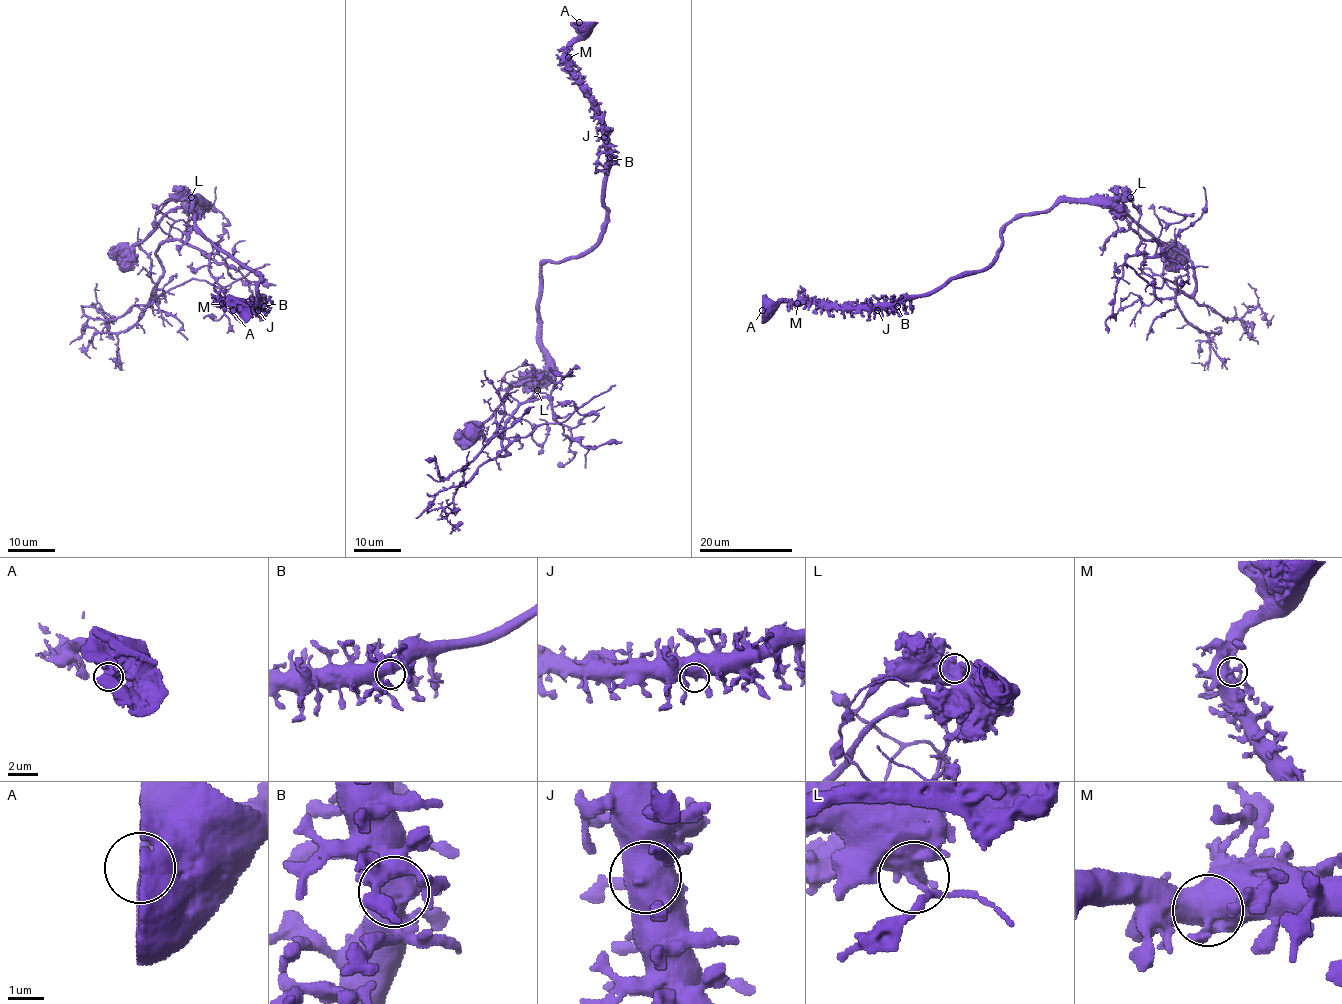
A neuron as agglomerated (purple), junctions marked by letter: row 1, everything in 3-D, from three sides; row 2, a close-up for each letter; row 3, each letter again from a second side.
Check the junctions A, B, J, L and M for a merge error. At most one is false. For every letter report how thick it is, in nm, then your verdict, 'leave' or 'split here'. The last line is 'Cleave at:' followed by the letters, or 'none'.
A: 550 nm thick; leave
B: 550 nm thick; leave
J: 480 nm thick; leave
L: 500 nm thick; split here
M: 550 nm thick; leave
Cleave at: L

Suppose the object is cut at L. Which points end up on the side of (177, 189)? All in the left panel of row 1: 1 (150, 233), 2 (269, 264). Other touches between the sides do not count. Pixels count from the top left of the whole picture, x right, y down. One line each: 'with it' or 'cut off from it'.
1: with it
2: cut off from it

